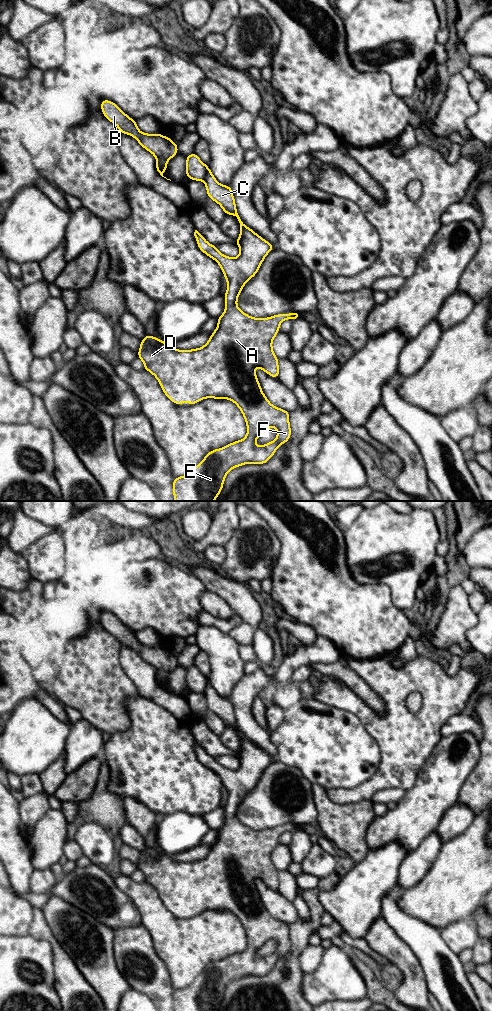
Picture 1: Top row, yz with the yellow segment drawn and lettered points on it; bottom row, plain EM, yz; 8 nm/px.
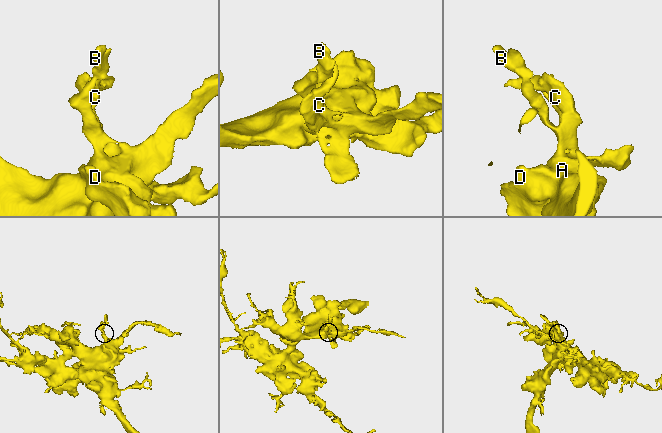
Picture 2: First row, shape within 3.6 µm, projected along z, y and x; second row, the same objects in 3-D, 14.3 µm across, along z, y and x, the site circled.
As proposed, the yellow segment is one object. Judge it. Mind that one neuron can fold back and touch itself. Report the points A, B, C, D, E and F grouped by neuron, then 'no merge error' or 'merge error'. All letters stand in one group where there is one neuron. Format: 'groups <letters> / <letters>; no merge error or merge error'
groups A C D E F / B; merge error

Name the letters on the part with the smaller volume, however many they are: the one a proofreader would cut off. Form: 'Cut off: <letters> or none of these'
Cut off: B

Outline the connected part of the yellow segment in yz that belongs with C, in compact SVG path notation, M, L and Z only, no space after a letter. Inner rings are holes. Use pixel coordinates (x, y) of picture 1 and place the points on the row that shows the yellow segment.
M209 168L204 177L204 183L208 198L217 202L225 214L236 216L240 223L240 236L235 241L239 246L240 254L236 258L224 256L197 230L194 232L199 249L220 265L227 281L228 287L224 295L225 311L218 318L217 328L203 347L193 350L176 350L173 348L173 344L146 335L141 341L138 358L143 361L144 369L157 378L163 392L176 405L180 403L196 404L205 398L233 401L245 418L247 435L242 440L210 451L189 474L174 478L175 501L214 501L220 494L225 477L231 469L243 464L265 464L278 447L287 442L291 436L290 414L286 410L273 406L268 401L260 387L255 368L260 367L270 376L278 378L278 358L273 352L272 341L279 332L281 322L286 319L300 318L299 312L286 315L277 314L269 318L253 318L238 308L237 299L241 290L246 282L255 276L264 258L274 246L241 221L231 187L221 185ZM270 427L277 429L277 438L270 443L257 446L256 439Z

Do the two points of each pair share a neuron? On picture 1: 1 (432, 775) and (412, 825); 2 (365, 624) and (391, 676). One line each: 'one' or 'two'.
1: one
2: two

